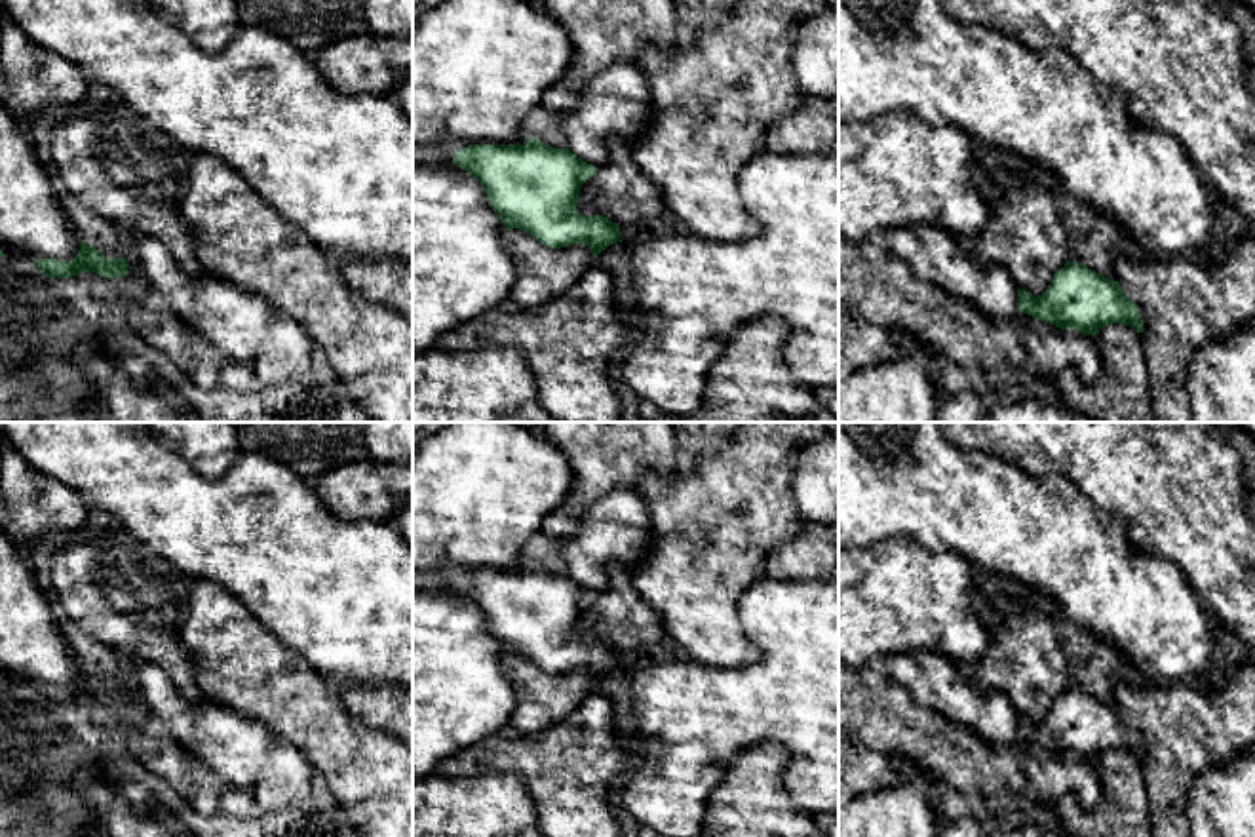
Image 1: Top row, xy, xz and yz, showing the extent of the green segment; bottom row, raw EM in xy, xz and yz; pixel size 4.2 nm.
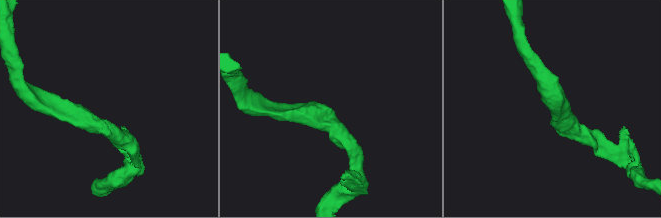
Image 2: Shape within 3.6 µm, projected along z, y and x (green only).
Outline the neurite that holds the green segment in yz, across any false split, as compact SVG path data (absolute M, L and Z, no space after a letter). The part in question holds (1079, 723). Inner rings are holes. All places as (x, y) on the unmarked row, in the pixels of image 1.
M1067 687L1053 700L1042 721L1017 715L1017 734L1021 740L1084 761L1097 761L1109 749L1126 749L1143 759L1141 740L1120 710L1074 687Z

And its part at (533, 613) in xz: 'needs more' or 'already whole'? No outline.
already whole

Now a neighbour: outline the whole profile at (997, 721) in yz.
M901 652L880 662L886 675L898 681L911 698L989 744L1017 744L1017 713L1004 692L981 694L958 672L958 666L937 652Z

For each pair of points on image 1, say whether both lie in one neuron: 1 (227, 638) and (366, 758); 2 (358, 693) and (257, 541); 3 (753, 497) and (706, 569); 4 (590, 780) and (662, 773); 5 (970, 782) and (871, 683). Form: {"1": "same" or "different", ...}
{"1": "same", "2": "different", "3": "same", "4": "different", "5": "same"}

